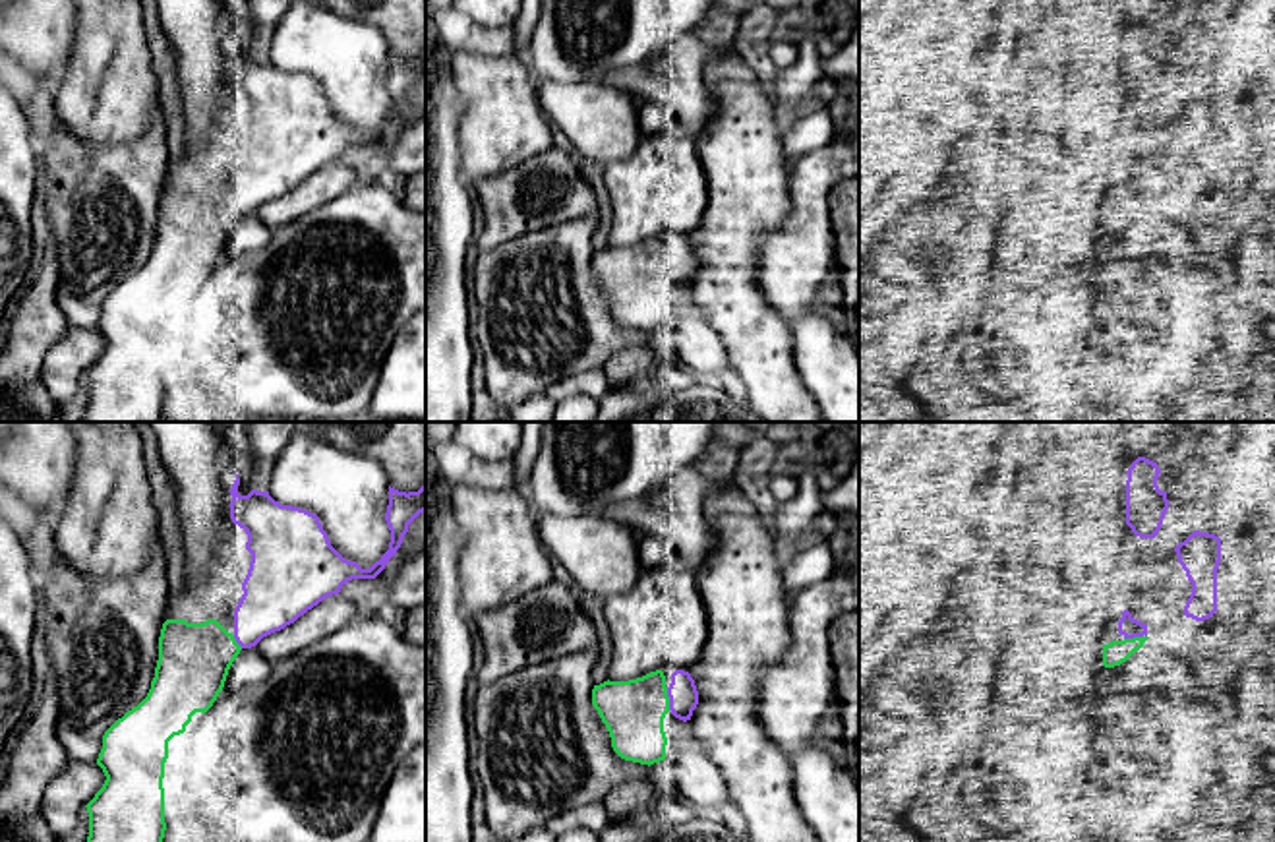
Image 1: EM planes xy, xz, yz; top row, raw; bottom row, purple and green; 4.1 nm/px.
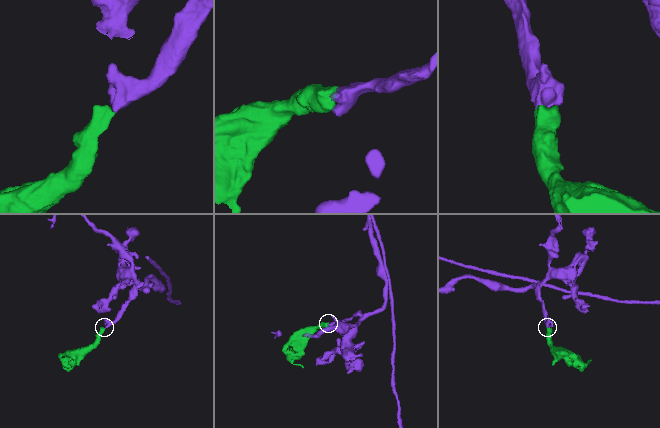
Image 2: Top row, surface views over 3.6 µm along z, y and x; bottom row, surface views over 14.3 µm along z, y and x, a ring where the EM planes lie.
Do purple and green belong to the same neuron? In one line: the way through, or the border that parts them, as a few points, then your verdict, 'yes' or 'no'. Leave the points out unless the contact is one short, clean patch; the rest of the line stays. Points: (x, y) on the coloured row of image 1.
yes

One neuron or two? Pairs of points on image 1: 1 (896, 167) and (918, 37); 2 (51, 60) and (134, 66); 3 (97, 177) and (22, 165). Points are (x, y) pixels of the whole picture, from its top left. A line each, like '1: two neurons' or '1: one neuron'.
1: one neuron
2: two neurons
3: two neurons

